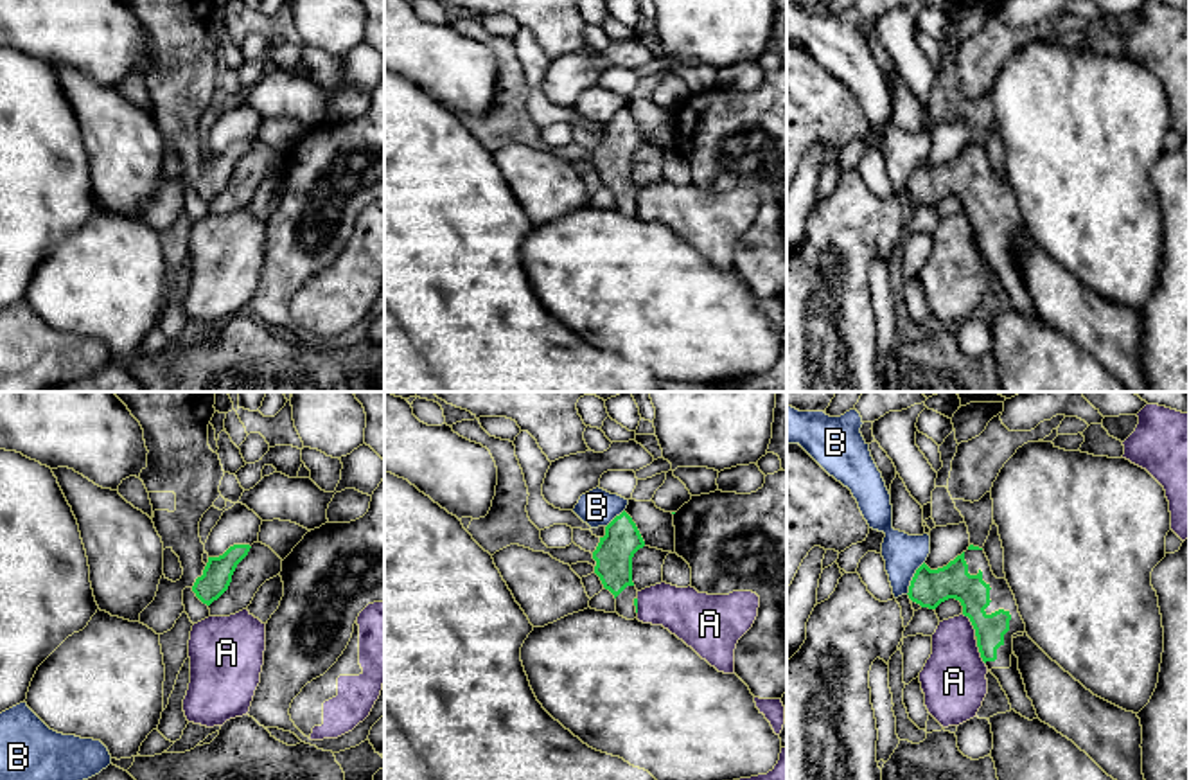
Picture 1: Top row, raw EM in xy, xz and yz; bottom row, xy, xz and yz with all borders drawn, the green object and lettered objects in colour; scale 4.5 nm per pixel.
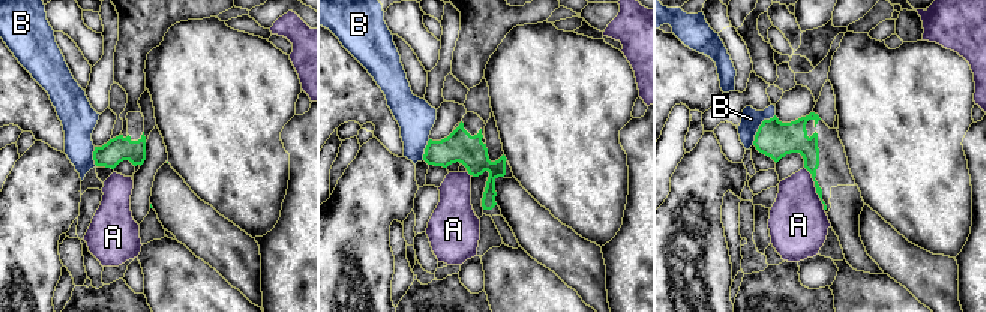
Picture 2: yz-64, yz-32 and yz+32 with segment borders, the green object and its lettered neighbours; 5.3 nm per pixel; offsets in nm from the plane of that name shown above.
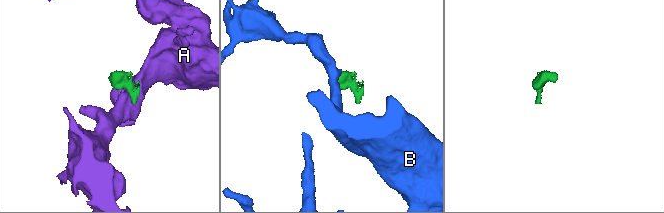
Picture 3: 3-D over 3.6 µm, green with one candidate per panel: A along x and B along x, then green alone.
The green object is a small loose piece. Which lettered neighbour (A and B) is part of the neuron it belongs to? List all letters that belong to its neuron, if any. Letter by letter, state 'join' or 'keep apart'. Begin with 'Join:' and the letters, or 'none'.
Join: none
A: keep apart
B: keep apart

